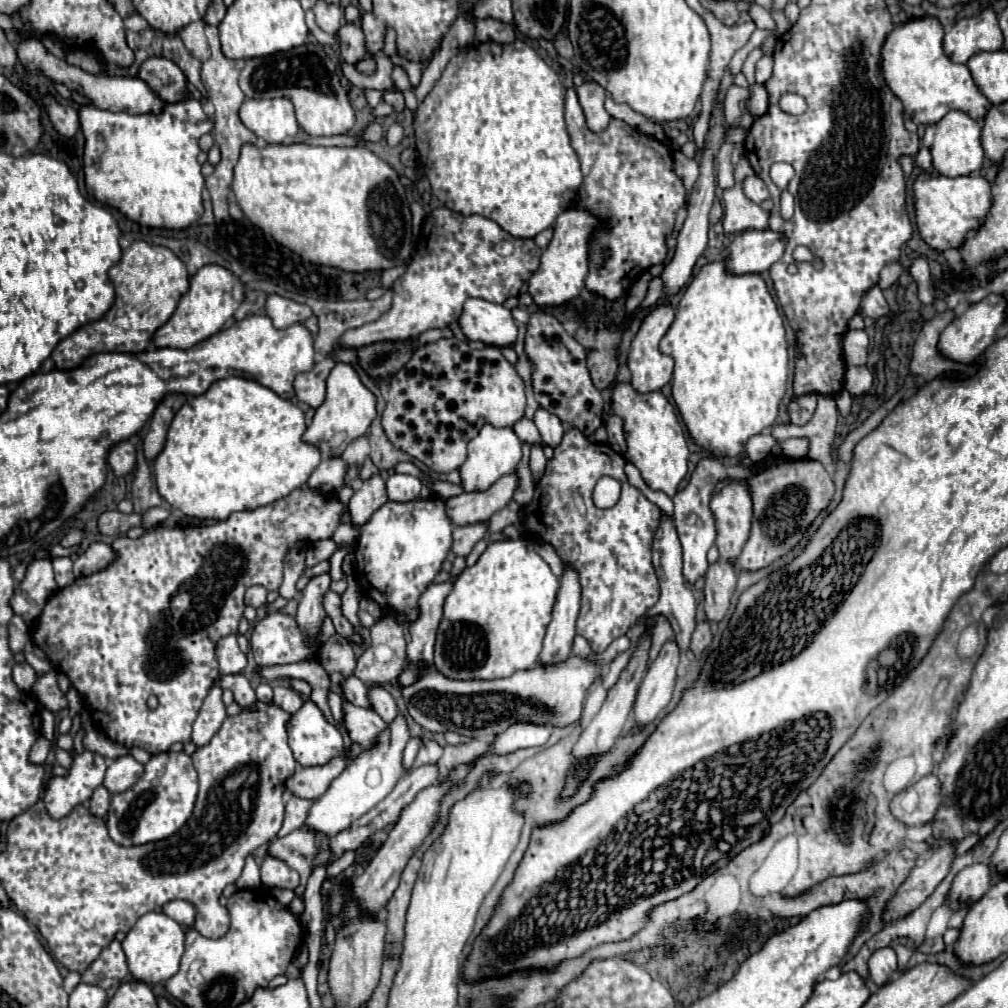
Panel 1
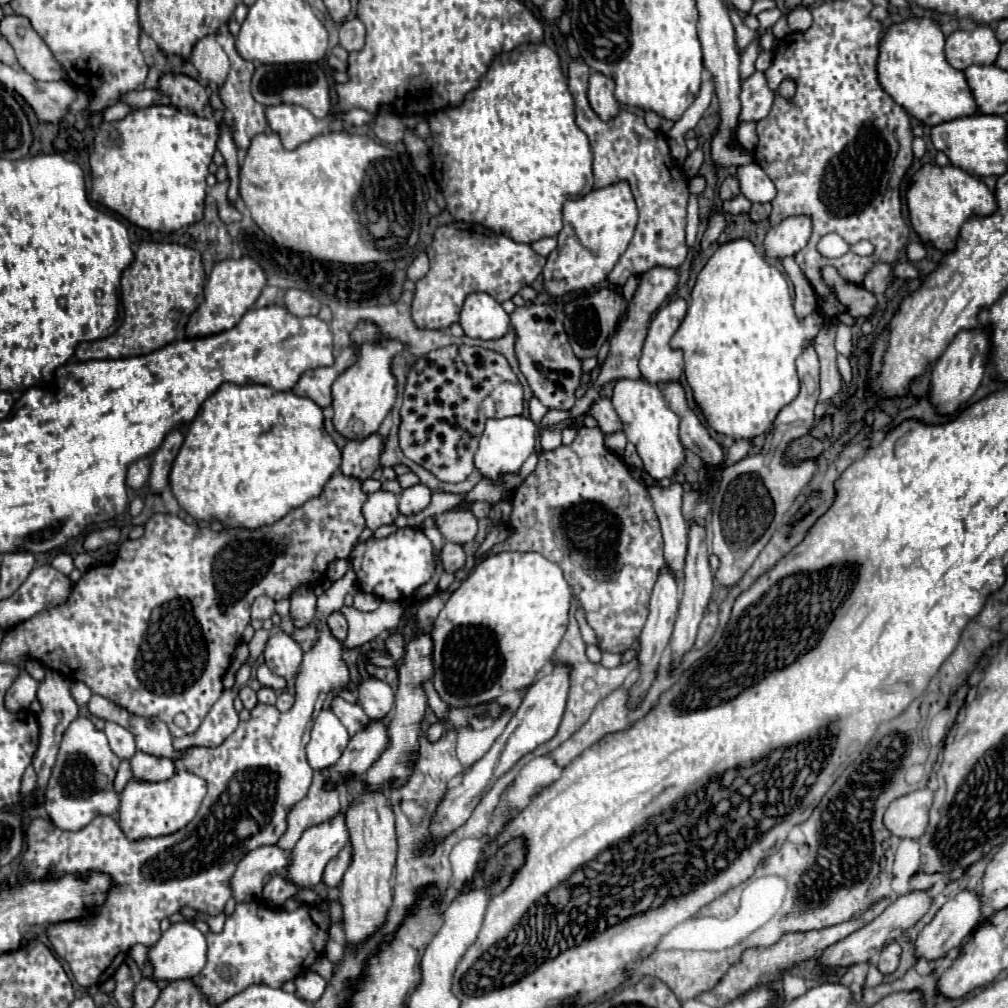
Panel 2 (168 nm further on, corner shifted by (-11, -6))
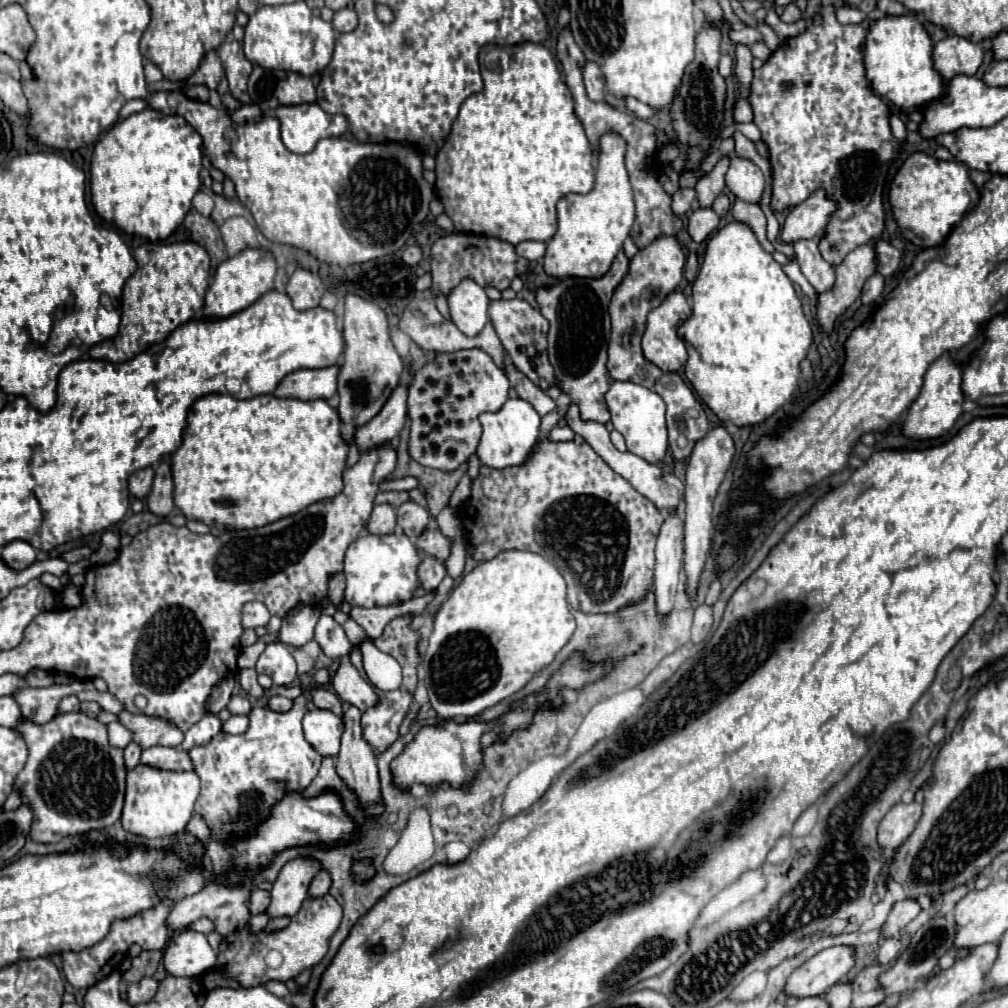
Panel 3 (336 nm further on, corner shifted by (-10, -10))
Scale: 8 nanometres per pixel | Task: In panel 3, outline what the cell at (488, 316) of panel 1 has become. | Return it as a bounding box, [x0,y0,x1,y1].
[447,278,489,336]

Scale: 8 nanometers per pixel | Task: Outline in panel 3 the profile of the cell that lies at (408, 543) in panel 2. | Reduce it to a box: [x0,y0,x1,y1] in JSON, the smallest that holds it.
[345,534,421,606]

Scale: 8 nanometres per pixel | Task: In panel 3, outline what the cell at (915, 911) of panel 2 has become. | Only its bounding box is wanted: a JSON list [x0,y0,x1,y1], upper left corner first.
[785,946,853,998]

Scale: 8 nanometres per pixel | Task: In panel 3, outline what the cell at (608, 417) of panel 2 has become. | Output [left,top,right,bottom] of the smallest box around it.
[535,250,629,424]

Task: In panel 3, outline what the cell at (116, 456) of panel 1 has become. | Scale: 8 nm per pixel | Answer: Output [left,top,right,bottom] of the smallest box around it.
[129,468,155,498]

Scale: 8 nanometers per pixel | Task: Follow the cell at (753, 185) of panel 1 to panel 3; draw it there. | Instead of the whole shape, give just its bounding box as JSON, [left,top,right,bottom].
[727,156,765,202]

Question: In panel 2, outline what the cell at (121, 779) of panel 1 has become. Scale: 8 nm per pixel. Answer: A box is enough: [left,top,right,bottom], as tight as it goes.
[130,752,174,780]

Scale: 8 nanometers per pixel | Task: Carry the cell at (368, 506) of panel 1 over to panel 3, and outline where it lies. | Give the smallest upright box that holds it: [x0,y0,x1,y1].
[367,504,395,534]

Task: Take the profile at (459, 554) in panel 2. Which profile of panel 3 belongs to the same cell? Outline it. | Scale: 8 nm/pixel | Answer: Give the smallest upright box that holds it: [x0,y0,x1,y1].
[419,556,447,590]

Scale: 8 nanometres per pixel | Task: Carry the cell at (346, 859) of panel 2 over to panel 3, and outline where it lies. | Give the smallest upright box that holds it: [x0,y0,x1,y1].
[309,870,331,898]

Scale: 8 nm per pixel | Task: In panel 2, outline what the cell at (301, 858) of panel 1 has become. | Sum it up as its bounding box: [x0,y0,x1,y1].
[232,846,290,902]

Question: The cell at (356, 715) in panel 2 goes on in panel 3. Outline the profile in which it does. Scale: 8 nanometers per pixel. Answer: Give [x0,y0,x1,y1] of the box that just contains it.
[309,686,343,716]

